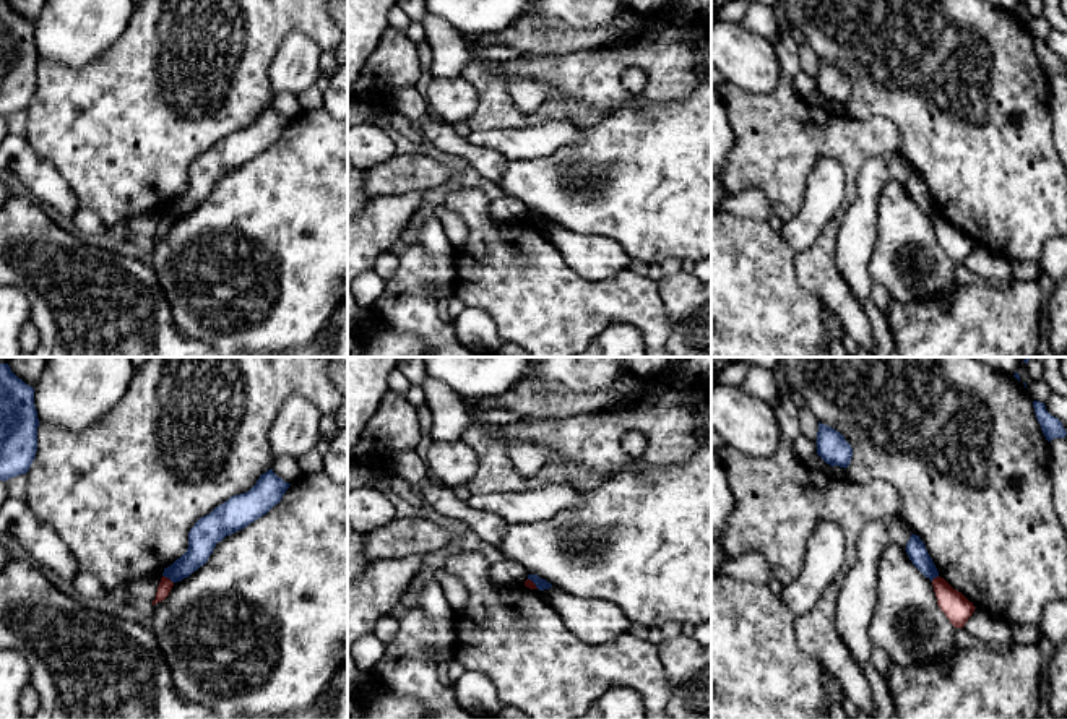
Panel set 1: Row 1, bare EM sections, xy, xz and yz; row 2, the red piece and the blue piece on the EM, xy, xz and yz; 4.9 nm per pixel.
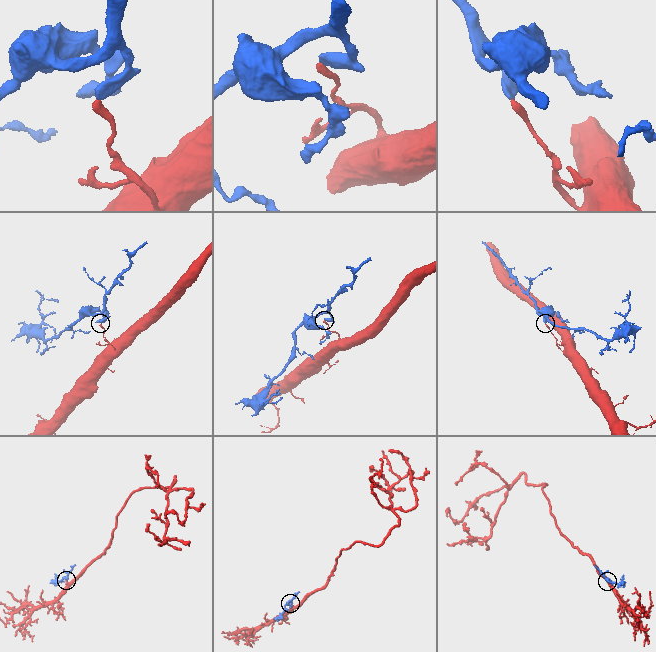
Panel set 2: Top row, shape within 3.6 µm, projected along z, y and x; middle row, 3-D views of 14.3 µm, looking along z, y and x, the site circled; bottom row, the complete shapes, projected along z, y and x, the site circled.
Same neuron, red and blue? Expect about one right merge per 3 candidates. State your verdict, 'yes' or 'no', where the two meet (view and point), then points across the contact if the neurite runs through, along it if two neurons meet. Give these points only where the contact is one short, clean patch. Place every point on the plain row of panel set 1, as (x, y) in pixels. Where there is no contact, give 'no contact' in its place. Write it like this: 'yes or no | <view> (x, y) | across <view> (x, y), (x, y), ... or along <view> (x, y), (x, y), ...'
no | xy (168, 215) | along xy (163, 211), (172, 219)

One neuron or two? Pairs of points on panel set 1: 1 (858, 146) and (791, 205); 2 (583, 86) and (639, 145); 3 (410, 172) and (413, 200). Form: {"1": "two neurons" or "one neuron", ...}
{"1": "one neuron", "2": "two neurons", "3": "two neurons"}

